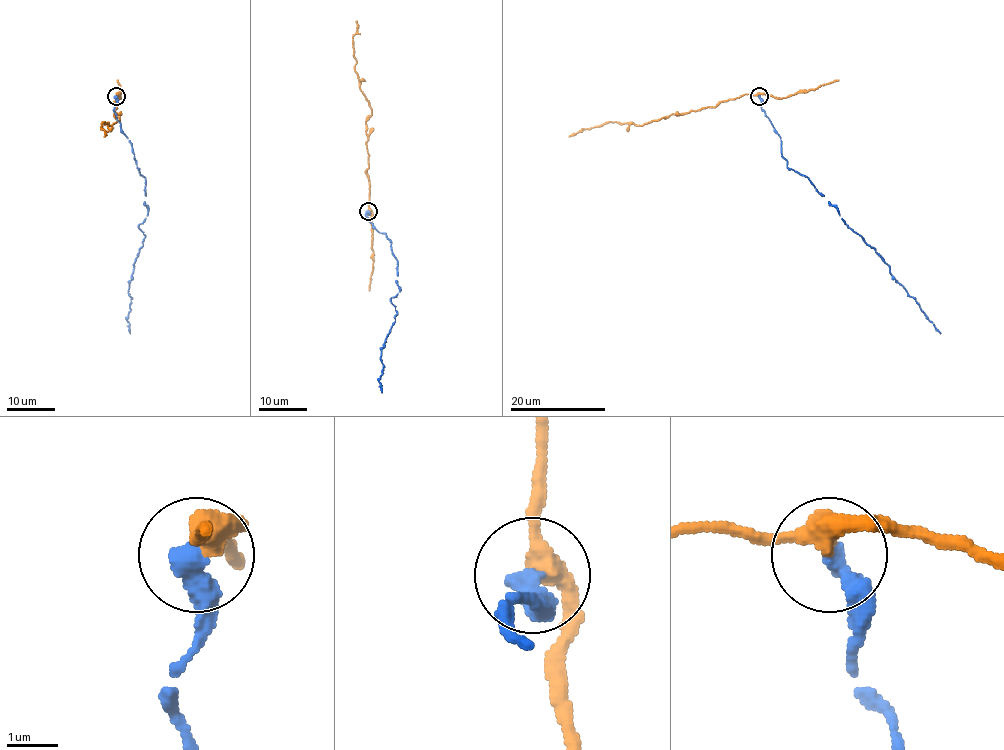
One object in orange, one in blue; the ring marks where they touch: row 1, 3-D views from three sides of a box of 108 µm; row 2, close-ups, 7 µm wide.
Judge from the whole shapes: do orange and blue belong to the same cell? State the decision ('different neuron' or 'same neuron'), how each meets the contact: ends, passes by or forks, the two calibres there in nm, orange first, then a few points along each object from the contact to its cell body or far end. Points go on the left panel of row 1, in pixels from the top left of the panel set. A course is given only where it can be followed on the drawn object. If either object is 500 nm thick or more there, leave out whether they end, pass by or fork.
different neuron | orange passes by | blue ends | 380/440 nm | orange via (117, 96), (113, 114), (119, 119), (109, 125), (103, 121), (100, 128), (105, 133), (104, 137) | blue via (116, 96), (115, 114), (146, 182), (147, 215), (139, 225), (145, 235), (128, 290), (130, 333)

